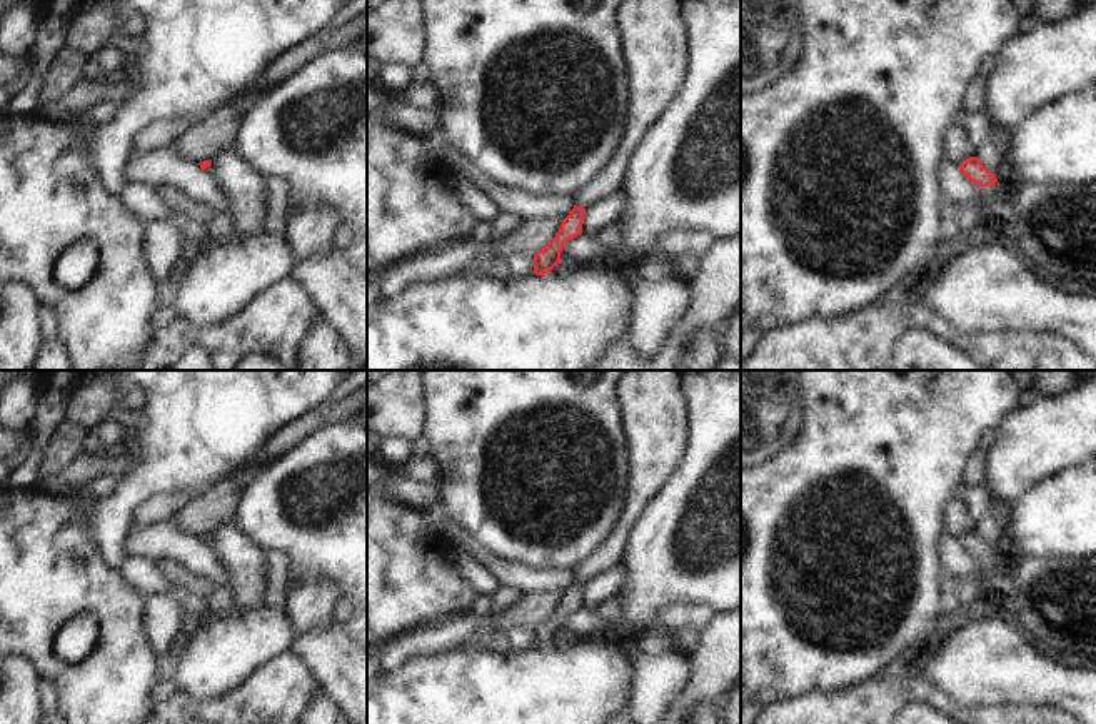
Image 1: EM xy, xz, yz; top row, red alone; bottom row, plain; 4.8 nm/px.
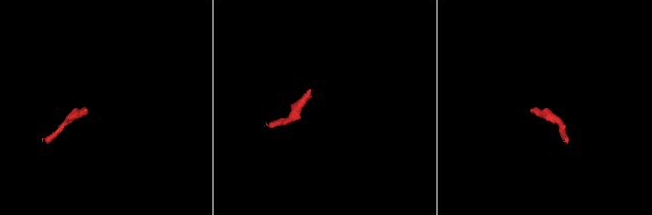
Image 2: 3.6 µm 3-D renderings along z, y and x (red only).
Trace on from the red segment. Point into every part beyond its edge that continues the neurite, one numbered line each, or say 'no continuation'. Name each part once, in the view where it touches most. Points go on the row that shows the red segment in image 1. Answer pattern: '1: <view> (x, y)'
1: xz (653, 35)

